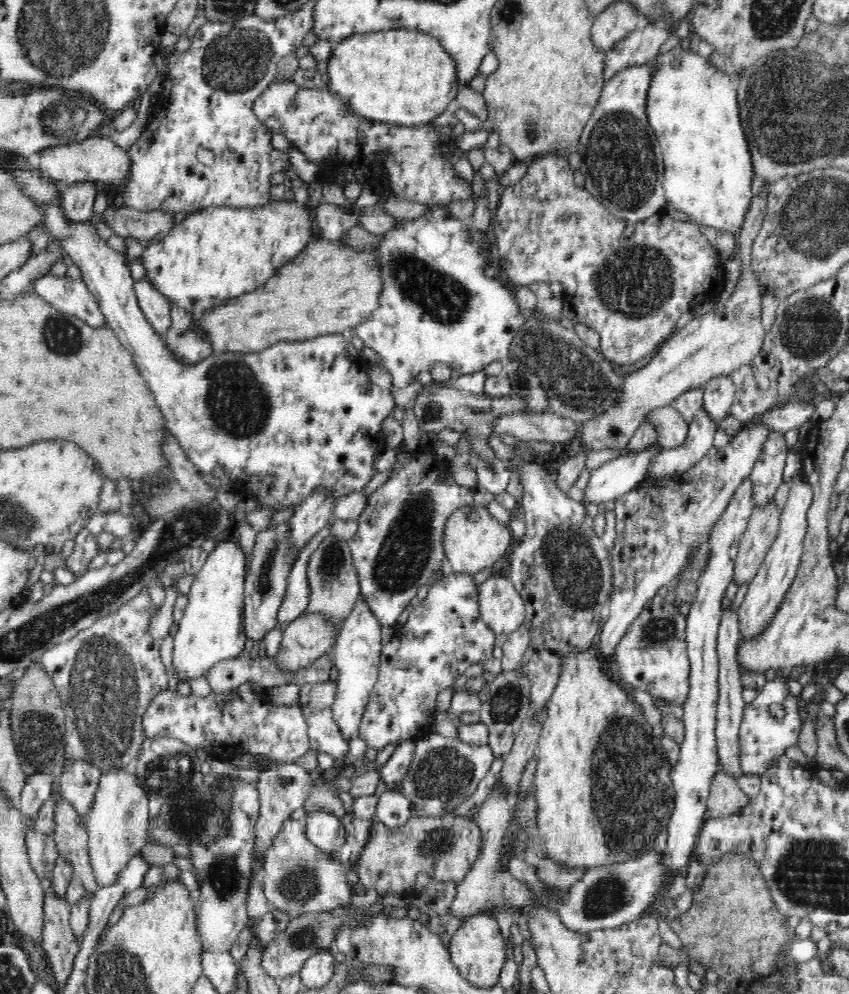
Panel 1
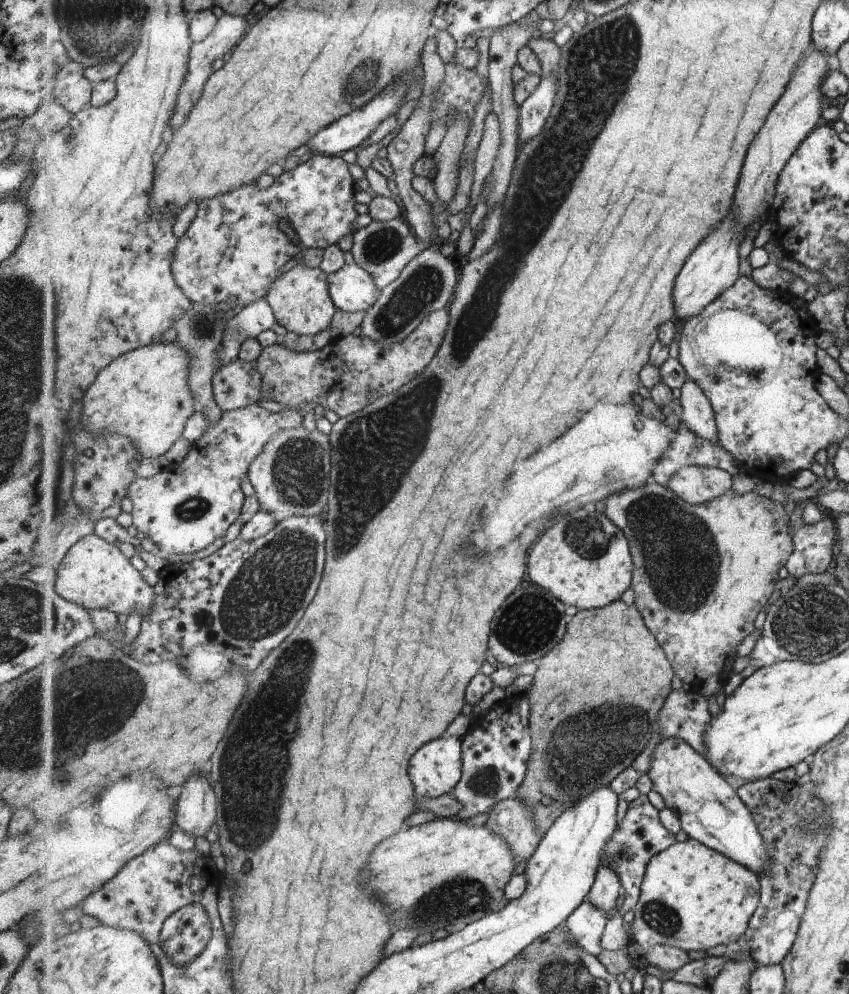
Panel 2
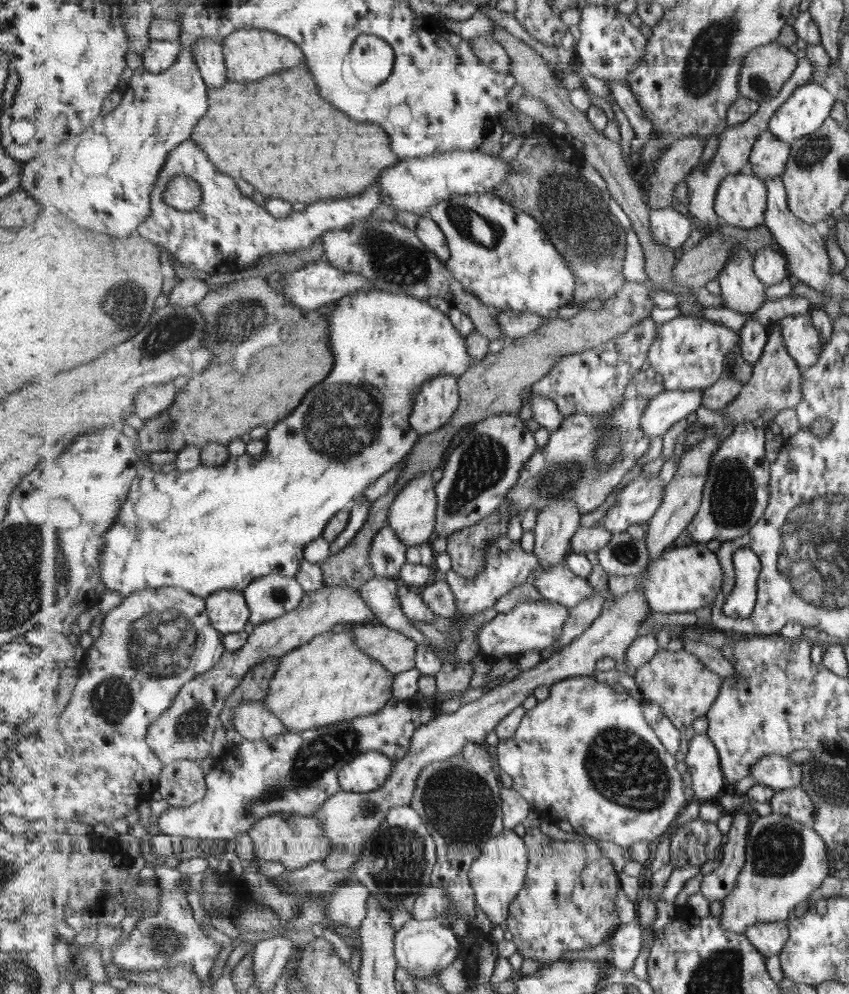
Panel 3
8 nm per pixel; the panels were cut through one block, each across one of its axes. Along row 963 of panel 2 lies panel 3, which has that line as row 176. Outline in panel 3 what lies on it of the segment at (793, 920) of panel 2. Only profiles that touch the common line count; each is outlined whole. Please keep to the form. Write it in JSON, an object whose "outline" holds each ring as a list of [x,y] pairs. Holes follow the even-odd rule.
{"outline":[[[771,130],[763,132],[750,156],[750,165],[754,174],[764,181],[767,178],[783,176],[791,154],[791,144],[779,140]]]}

